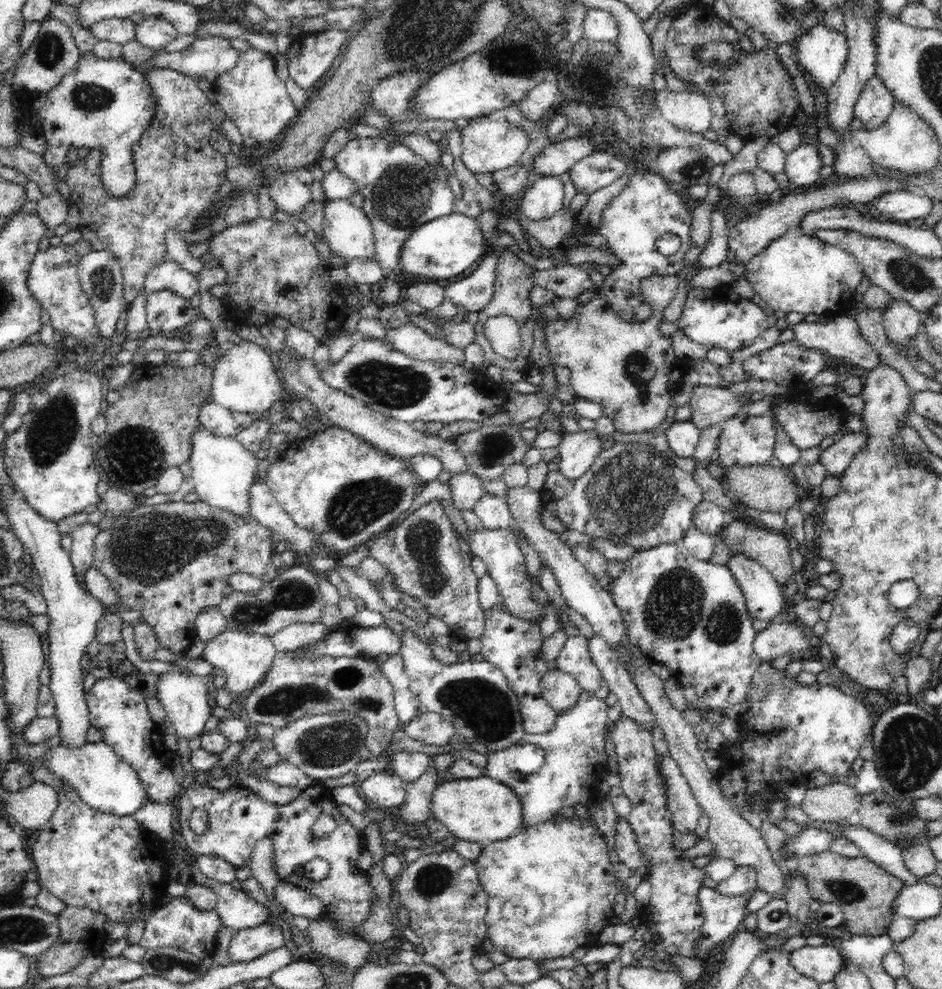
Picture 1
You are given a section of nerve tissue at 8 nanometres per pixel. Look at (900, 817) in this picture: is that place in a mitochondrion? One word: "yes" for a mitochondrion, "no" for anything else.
yes

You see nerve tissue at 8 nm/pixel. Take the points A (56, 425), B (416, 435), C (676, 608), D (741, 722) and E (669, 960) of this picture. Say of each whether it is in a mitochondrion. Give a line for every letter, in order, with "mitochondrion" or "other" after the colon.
A: mitochondrion
B: other
C: mitochondrion
D: other
E: other

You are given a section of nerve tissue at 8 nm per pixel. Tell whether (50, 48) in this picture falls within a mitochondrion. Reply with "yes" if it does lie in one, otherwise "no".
yes

